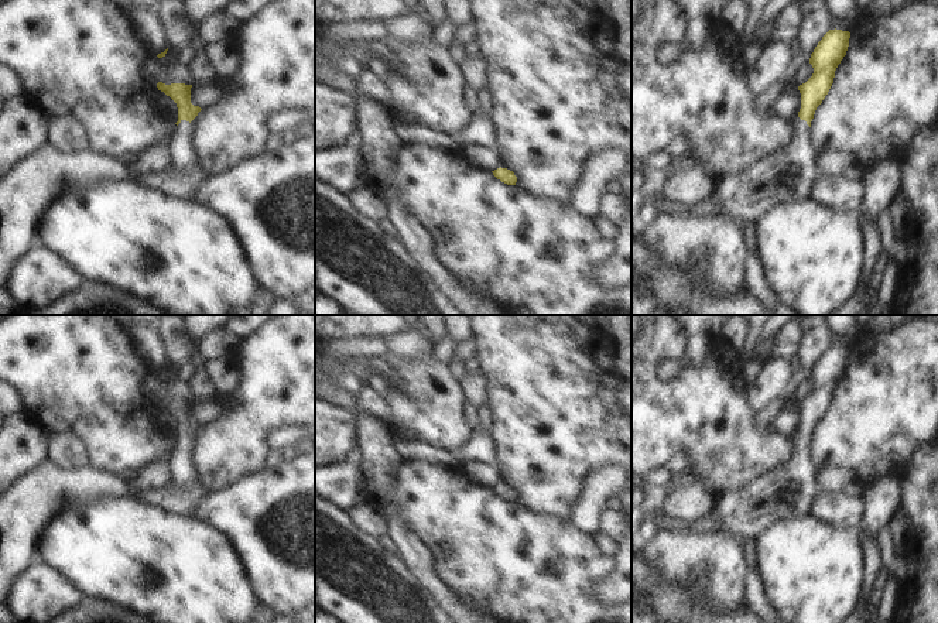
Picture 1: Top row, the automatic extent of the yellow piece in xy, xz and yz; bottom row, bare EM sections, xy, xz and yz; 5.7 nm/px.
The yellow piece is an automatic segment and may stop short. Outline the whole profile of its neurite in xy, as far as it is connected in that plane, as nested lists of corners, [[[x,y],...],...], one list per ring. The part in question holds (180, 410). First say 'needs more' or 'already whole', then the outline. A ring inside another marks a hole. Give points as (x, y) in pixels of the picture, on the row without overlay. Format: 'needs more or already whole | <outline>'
needs more | [[[158,398],[157,404],[178,424],[178,438],[167,461],[171,479],[162,489],[134,493],[120,476],[103,469],[86,465],[65,470],[45,458],[0,494],[0,605],[11,583],[35,559],[38,534],[69,503],[131,497],[179,517],[194,517],[208,494],[195,472],[189,444],[202,425],[191,420],[192,401]]]

